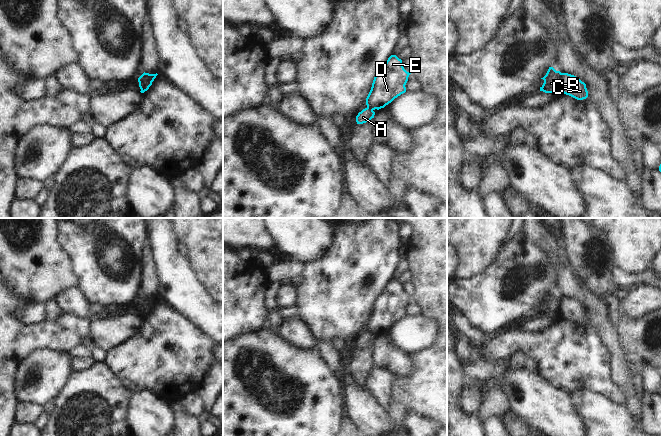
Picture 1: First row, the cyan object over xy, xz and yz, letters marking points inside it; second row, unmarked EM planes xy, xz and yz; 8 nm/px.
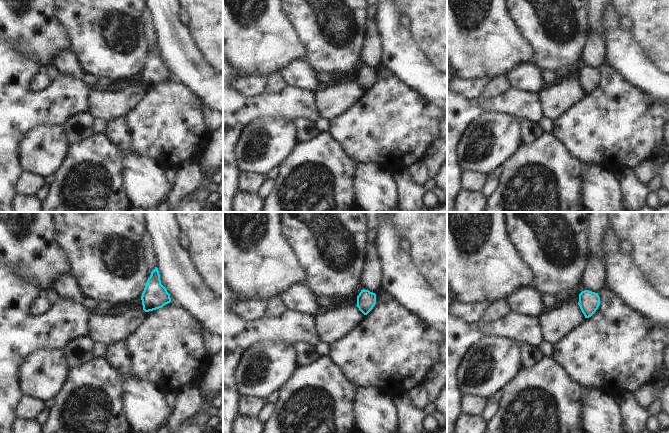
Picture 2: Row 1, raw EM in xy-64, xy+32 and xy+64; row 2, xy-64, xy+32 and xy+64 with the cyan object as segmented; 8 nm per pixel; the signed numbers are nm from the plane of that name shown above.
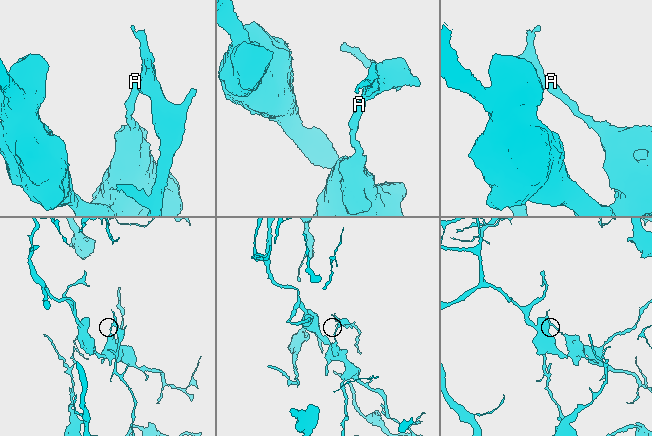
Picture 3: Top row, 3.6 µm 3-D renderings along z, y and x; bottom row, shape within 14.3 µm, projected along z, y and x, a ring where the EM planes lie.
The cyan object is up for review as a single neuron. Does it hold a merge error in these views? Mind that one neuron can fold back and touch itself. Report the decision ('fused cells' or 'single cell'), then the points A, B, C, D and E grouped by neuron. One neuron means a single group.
fused cells | A C / B D E

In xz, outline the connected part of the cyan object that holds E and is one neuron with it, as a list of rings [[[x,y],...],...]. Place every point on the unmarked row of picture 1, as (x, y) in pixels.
[[[391,279],[374,301],[366,322],[367,331],[379,334],[405,317],[405,309],[410,298],[404,293],[402,284],[396,279]]]

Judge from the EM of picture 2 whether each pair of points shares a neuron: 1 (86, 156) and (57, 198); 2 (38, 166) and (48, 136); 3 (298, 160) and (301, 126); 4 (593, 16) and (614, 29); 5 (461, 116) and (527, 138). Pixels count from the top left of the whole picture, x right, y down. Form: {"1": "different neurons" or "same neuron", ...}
{"1": "same neuron", "2": "same neuron", "3": "different neurons", "4": "different neurons", "5": "different neurons"}

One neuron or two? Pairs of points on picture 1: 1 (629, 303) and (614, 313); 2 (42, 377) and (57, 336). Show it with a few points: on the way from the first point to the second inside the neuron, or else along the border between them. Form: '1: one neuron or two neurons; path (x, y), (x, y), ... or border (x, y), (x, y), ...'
1: two neurons; border (621, 300), (626, 316), (638, 318), (646, 313)
2: two neurons; border (67, 352), (36, 349), (29, 354)

